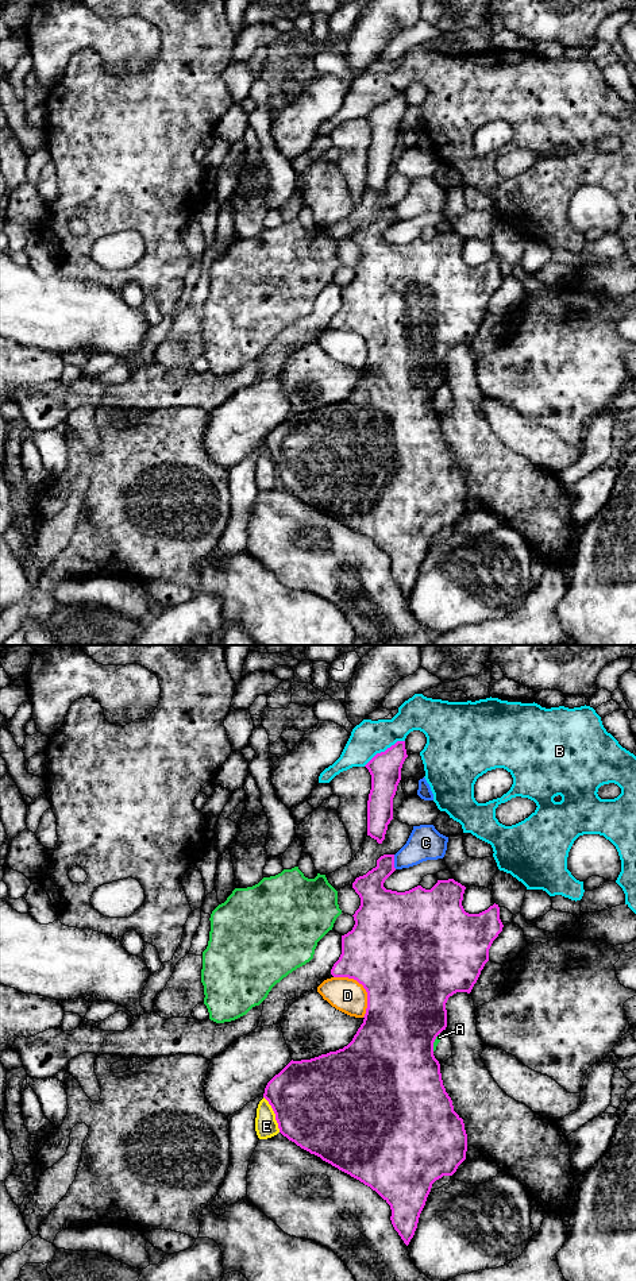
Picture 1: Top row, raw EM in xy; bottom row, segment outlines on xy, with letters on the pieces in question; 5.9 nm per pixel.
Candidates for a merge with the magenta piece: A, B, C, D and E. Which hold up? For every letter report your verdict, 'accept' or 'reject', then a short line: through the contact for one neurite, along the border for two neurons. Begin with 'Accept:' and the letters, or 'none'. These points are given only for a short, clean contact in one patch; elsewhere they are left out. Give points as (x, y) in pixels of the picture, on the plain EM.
Accept: none
A: reject
B: reject
C: reject | xy (393, 207), (393, 217), (396, 220)
D: reject
E: reject | xy (263, 448), (274, 466), (280, 483)

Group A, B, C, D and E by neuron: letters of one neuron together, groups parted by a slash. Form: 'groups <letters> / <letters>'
groups A / B / C / D / E

